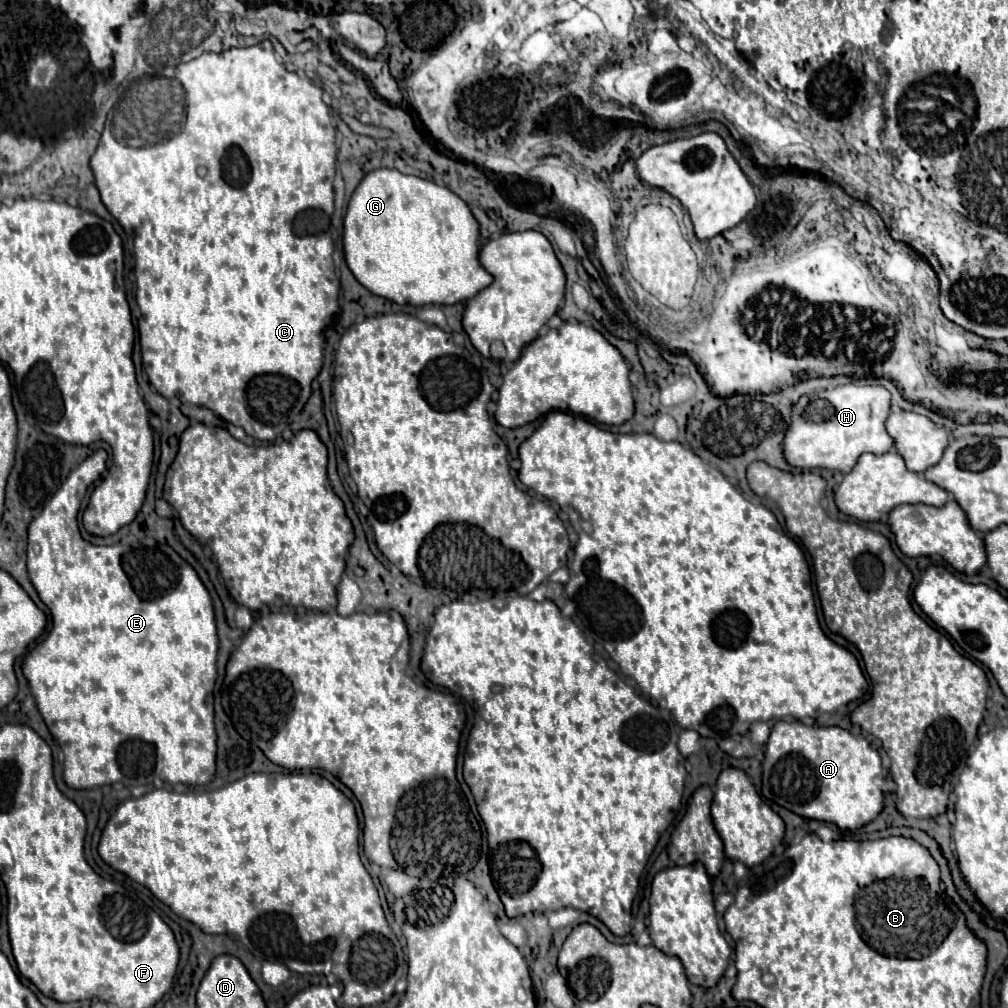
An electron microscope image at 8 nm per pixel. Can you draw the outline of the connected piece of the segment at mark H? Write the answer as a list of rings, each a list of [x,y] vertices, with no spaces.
[[[846,384],[806,396],[792,414],[784,434],[784,460],[800,470],[826,468],[850,472],[860,454],[884,454],[894,446],[894,440],[884,428],[888,410],[890,392],[884,386]]]

